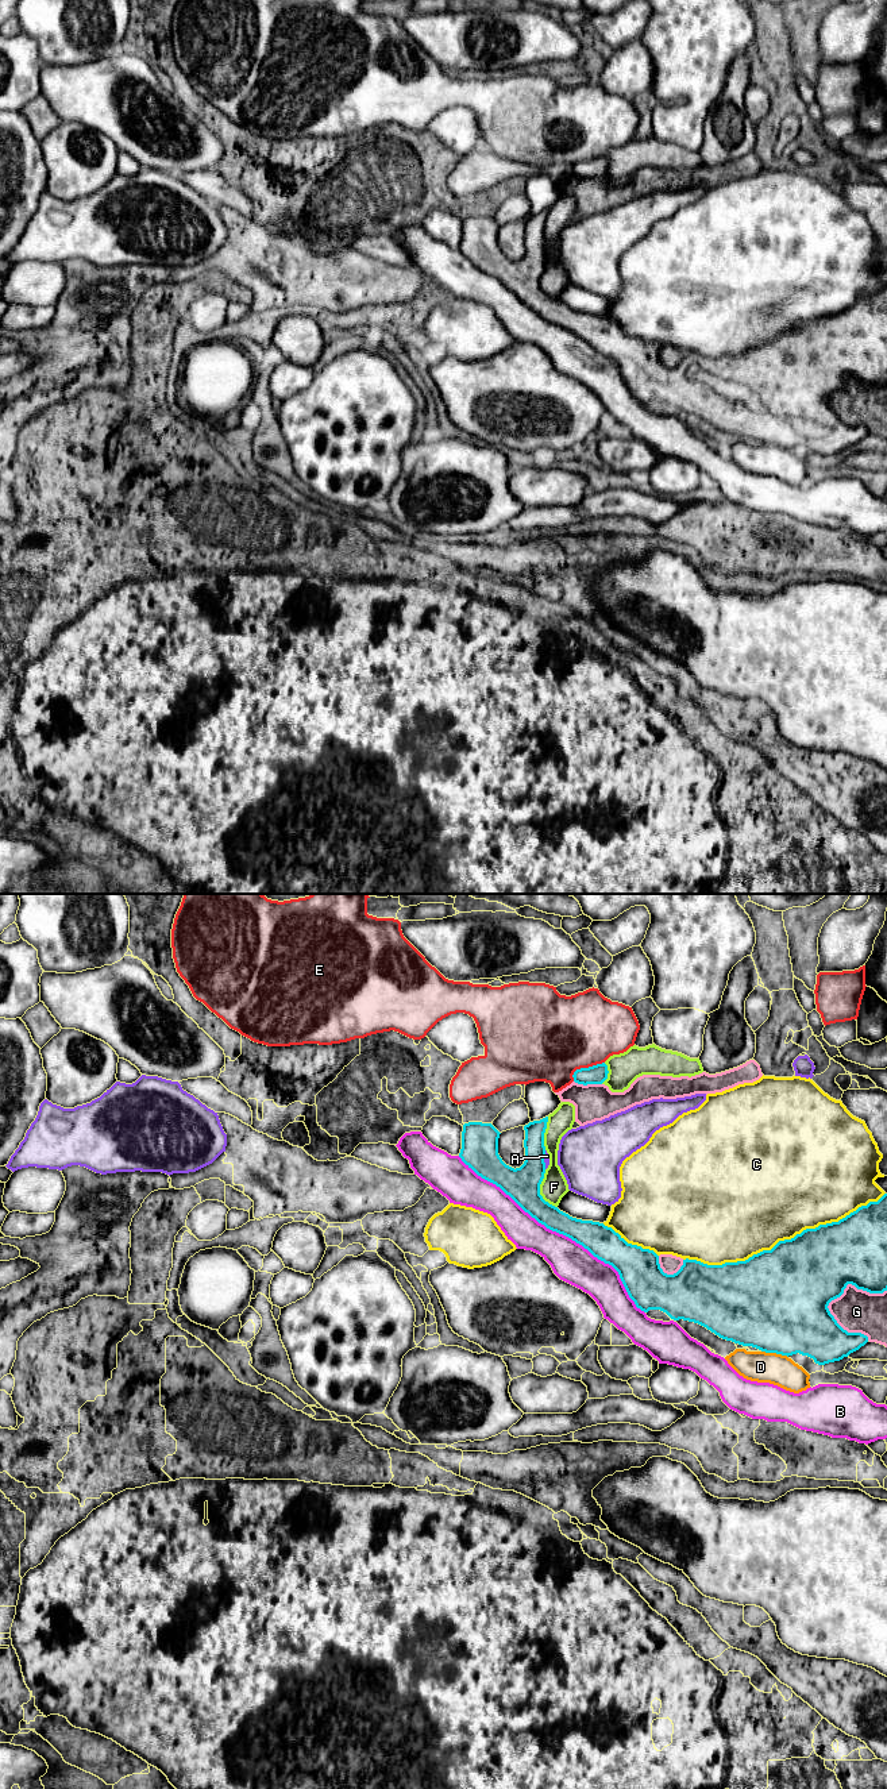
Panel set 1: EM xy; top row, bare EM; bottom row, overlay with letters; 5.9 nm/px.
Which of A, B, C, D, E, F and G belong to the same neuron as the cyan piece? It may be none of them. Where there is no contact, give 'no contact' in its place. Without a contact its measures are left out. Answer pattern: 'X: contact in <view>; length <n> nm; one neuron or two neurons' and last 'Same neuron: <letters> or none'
A: contact in xy; length 110 nm; two neurons
B: contact in xy; length 1450 nm; two neurons
C: contact in xy; length 1250 nm; two neurons
D: contact in xy; length 170 nm; two neurons
E: contact in xy; length 220 nm; two neurons
F: contact in xy; length 240 nm; one neuron
G: contact in xy; length 380 nm; two neurons
Same neuron: F

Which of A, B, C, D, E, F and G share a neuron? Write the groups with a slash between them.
A / B / C / D / E / F / G

